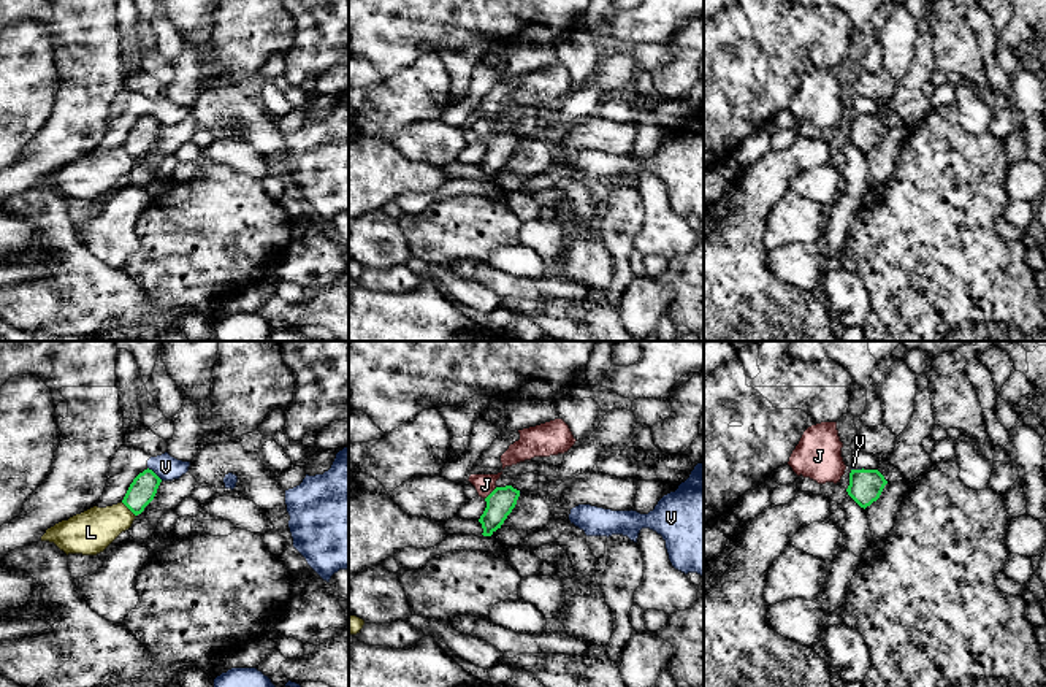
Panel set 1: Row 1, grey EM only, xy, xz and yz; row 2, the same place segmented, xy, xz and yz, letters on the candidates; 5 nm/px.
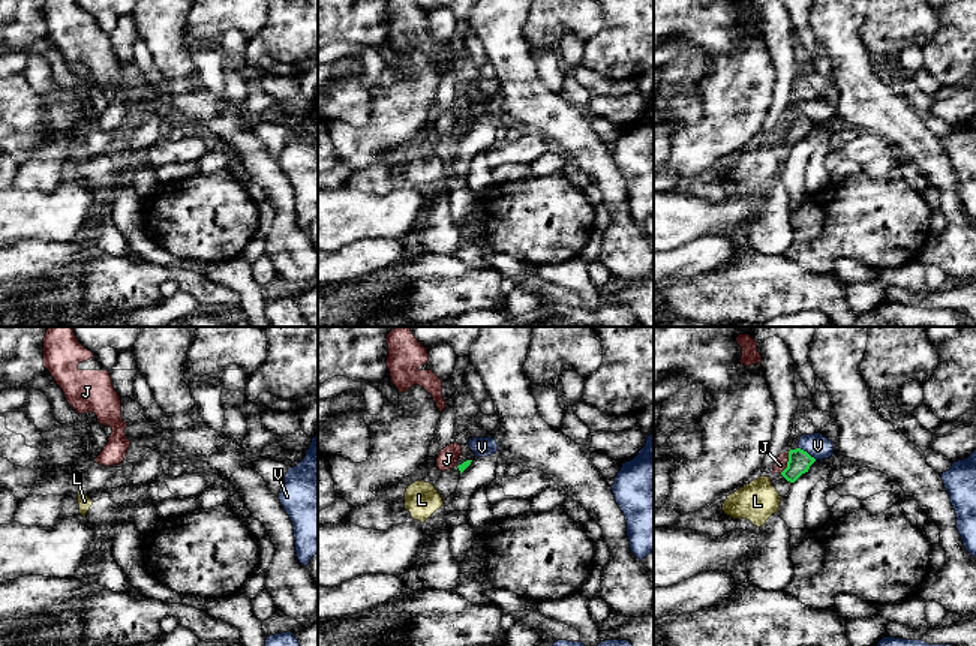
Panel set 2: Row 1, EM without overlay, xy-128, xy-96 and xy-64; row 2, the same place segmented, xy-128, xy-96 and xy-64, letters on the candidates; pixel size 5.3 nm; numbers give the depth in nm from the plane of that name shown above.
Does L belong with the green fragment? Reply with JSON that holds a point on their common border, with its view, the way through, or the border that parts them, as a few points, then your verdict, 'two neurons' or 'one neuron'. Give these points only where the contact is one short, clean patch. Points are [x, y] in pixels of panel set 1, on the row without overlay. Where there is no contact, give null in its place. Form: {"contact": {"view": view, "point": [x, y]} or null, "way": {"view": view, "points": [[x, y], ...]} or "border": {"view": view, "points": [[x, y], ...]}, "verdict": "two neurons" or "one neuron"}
{"contact": {"view": "xy", "point": [129, 153]}, "border": {"view": "xy", "points": [[121, 146], [135, 161]]}, "verdict": "two neurons"}

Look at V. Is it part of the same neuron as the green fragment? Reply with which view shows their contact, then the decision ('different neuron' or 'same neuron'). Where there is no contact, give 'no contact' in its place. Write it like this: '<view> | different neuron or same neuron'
xy | different neuron

